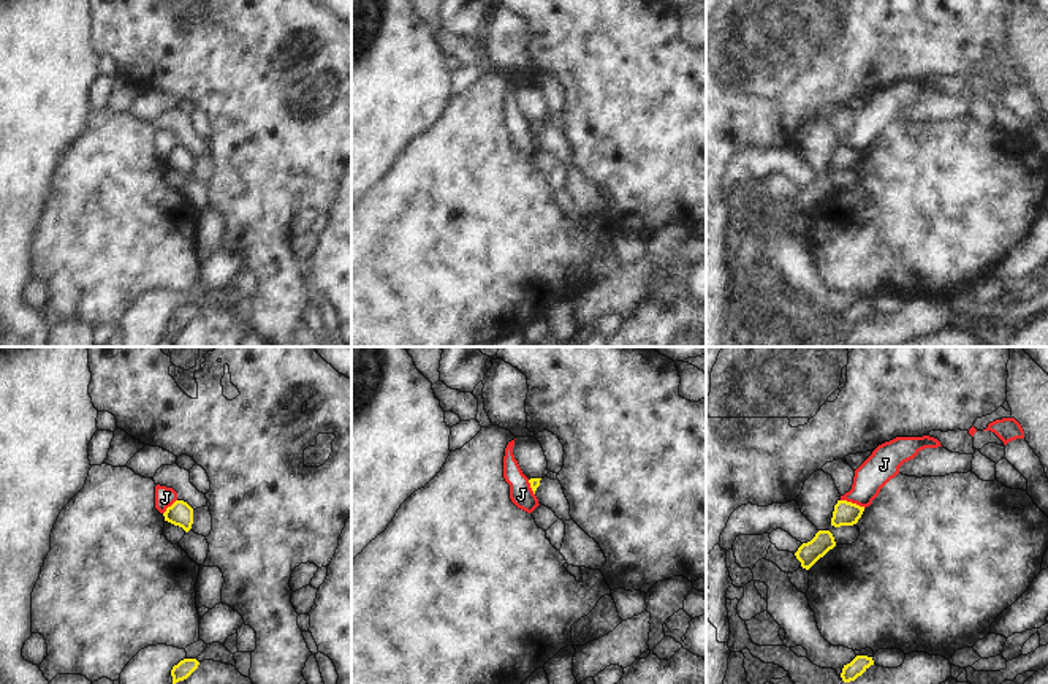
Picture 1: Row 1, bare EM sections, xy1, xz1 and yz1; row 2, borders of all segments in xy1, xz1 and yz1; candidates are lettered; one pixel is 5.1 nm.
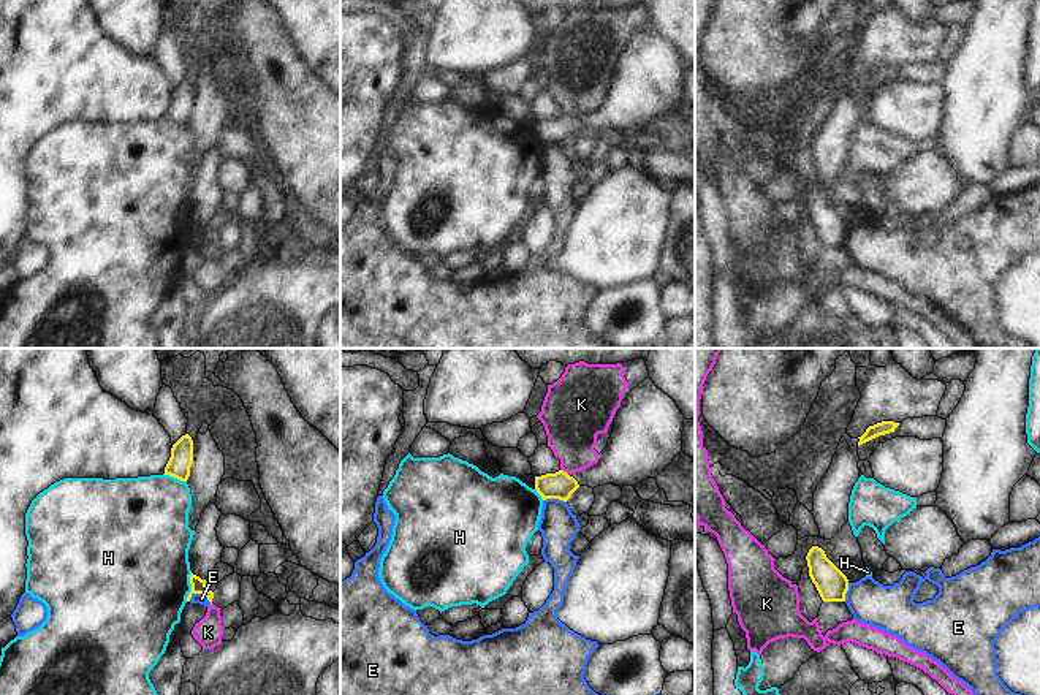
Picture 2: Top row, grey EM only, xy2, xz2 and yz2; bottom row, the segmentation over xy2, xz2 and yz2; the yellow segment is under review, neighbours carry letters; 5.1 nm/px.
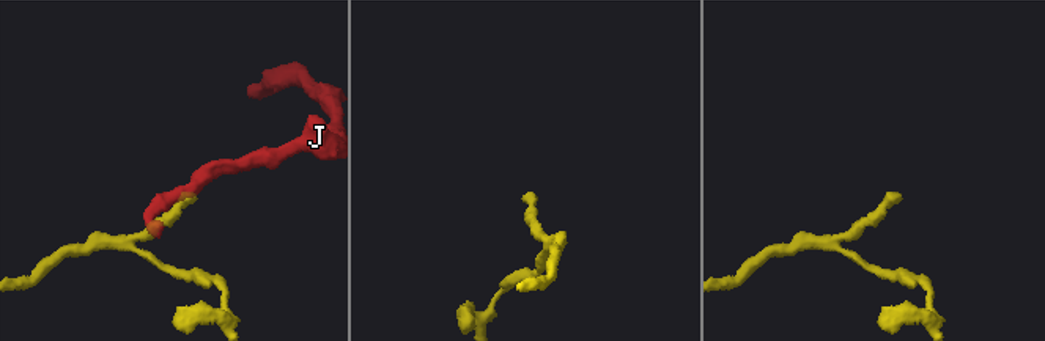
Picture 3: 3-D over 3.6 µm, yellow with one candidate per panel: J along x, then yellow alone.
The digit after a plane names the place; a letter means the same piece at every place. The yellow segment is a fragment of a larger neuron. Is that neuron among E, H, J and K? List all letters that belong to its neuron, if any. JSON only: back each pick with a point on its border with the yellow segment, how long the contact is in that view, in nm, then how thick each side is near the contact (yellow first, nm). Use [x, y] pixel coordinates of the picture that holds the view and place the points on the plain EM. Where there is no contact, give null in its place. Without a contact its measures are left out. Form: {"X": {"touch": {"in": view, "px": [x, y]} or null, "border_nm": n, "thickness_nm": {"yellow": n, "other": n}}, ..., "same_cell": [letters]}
{"same_cell": []}

